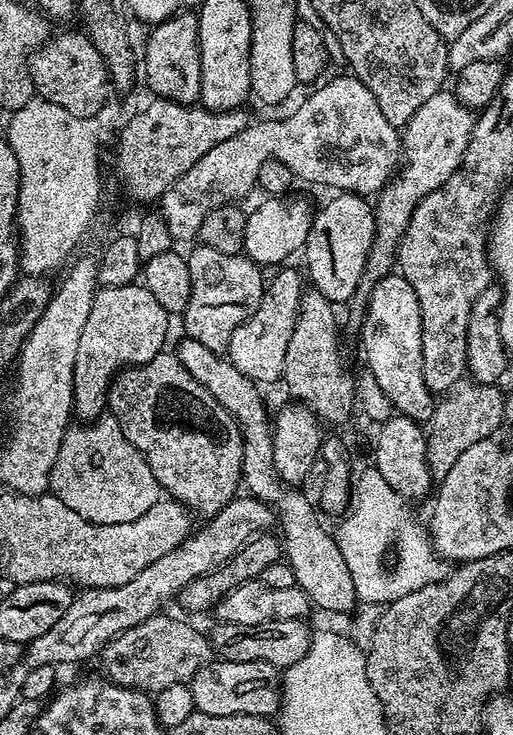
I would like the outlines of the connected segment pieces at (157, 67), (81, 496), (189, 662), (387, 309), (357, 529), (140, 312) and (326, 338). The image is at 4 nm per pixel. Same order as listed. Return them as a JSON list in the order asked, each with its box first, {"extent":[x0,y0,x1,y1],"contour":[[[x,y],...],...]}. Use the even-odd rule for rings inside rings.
[{"extent":[142,10,200,105],"contour":[[[185,10],[164,20],[151,29],[144,44],[142,76],[148,79],[153,97],[169,100],[175,104],[195,105],[200,98],[200,39],[198,38],[197,13]]]},{"extent":[48,414,162,524],"contour":[[[110,414],[81,424],[81,428],[69,427],[60,442],[48,476],[51,495],[95,524],[121,524],[142,518],[162,496],[146,458],[122,434],[119,422]]]},{"extent":[100,614,212,692],"contour":[[[157,614],[122,631],[100,651],[102,666],[111,683],[157,692],[166,686],[189,683],[202,665],[212,658],[209,637],[186,621]]]},{"extent":[360,274,434,422],"contour":[[[399,274],[383,276],[371,287],[372,297],[364,312],[364,329],[360,332],[368,368],[384,395],[381,397],[399,415],[409,416],[417,422],[431,421],[434,393],[426,386],[426,378],[422,374],[422,314],[418,294],[414,294],[414,286]]]},{"extent":[334,474,449,606],"contour":[[[375,474],[357,475],[350,499],[352,513],[341,522],[340,529],[334,532],[346,566],[353,575],[357,597],[368,596],[372,604],[387,606],[414,590],[422,590],[422,586],[446,579],[449,574],[449,565],[436,554],[429,529],[425,525],[423,528],[415,524],[407,507],[409,505],[404,497],[398,494],[398,490],[394,490],[394,486],[390,486],[390,482],[386,482],[386,478]],[[395,540],[396,548],[400,551],[400,565],[396,572],[387,572],[384,569],[384,555]]]},{"extent":[74,283,170,418],"contour":[[[143,283],[100,288],[94,298],[94,306],[90,306],[90,318],[86,318],[86,326],[82,326],[82,338],[76,355],[76,374],[74,377],[74,412],[80,418],[96,418],[105,411],[108,402],[108,389],[114,377],[121,370],[150,362],[159,352],[165,351],[168,340],[168,320],[170,314],[159,304],[158,298],[150,294]]]},{"extent":[282,286,356,424],"contour":[[[311,286],[305,287],[300,293],[300,309],[298,310],[298,318],[294,322],[294,334],[290,334],[290,343],[286,345],[286,362],[284,363],[284,375],[282,377],[283,383],[288,383],[288,388],[297,396],[297,401],[303,402],[317,417],[329,420],[332,424],[340,424],[346,421],[352,412],[352,399],[356,396],[356,384],[352,381],[352,376],[348,373],[348,368],[344,365],[344,356],[340,353],[340,332],[336,329],[336,312],[333,301],[327,300],[324,295],[320,293],[317,288]]]}]

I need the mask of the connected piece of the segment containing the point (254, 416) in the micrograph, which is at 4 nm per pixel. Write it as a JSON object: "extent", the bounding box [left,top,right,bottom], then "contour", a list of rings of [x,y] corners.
{"extent":[174,336,281,500],"contour":[[[187,336],[181,339],[174,354],[182,362],[190,376],[219,402],[224,409],[237,417],[237,423],[241,426],[243,444],[243,466],[241,473],[244,475],[244,484],[249,493],[257,499],[272,500],[281,491],[281,483],[276,473],[276,465],[273,463],[273,429],[264,404],[258,392],[257,383],[248,376],[242,374],[237,367],[230,363],[219,353],[207,349],[197,339]]]}

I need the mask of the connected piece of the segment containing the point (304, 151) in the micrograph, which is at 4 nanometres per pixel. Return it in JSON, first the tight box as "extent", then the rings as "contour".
{"extent":[158,74,402,241],"contour":[[[351,74],[336,76],[333,80],[325,79],[289,116],[281,120],[264,120],[261,124],[249,123],[234,138],[226,138],[226,142],[218,142],[182,178],[178,178],[164,191],[158,201],[159,215],[168,225],[168,232],[173,241],[188,240],[197,235],[202,220],[211,211],[233,202],[240,202],[251,188],[257,187],[258,170],[262,170],[262,162],[277,160],[292,171],[297,181],[309,180],[312,184],[325,184],[328,188],[336,188],[340,192],[355,192],[365,198],[379,194],[388,181],[396,175],[402,163],[402,136],[397,125],[386,122],[386,114],[374,102],[374,94],[362,86],[362,82]]]}

